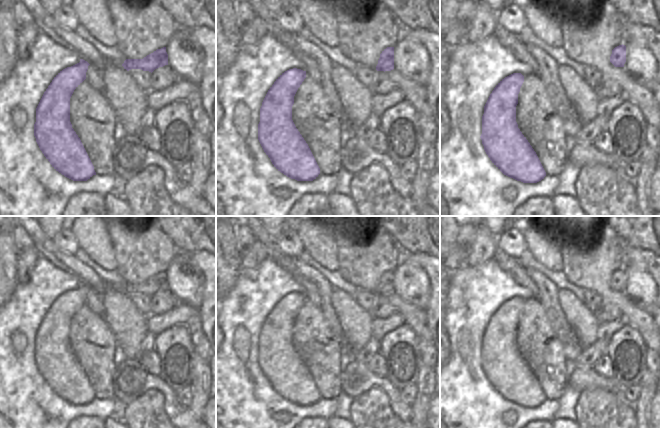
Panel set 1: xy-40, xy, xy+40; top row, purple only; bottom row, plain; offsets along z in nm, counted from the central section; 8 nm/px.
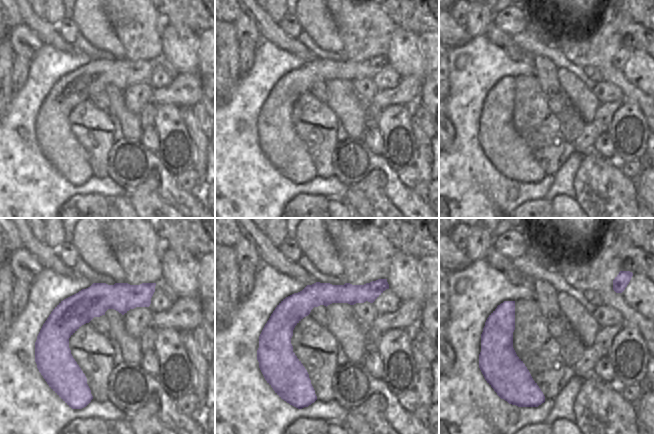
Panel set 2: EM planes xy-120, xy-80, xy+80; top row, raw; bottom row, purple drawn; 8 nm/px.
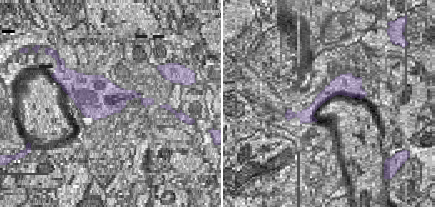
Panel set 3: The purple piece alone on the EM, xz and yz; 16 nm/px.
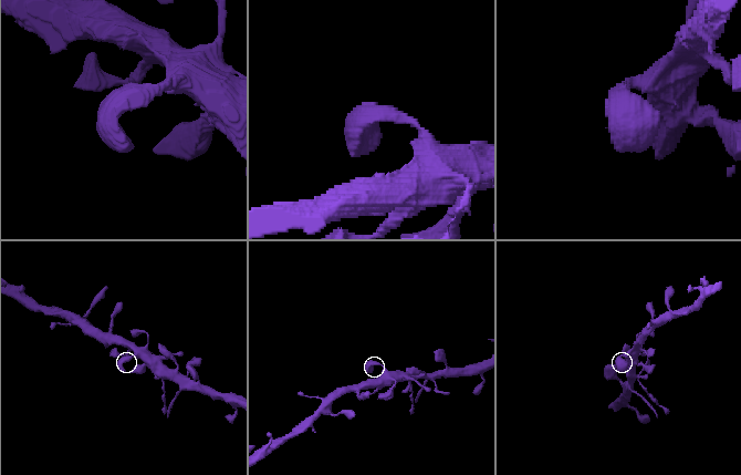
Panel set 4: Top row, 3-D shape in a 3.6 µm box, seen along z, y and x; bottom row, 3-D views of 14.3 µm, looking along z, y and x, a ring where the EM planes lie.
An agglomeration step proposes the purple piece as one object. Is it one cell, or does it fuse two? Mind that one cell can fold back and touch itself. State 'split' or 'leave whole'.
leave whole

